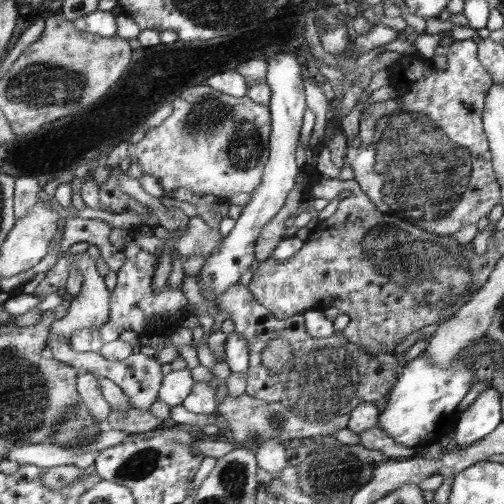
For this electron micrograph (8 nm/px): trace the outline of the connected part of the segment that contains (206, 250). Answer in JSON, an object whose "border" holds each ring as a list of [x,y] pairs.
{"border":[[[196,215],[189,218],[186,230],[180,232],[180,240],[174,242],[173,247],[182,258],[202,256],[204,262],[208,262],[224,238],[218,228],[211,228],[203,218]]]}

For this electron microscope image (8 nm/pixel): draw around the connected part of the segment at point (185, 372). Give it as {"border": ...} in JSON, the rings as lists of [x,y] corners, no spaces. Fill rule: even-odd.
{"border":[[[178,364],[170,374],[163,376],[159,400],[170,407],[183,404],[183,400],[190,395],[194,384],[195,381],[192,379],[190,368]]]}

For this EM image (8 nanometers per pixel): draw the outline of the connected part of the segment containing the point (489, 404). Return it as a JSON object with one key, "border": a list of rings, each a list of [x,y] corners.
{"border":[[[488,386],[460,415],[455,426],[456,448],[465,449],[488,436],[503,420],[500,417],[501,394]]]}

